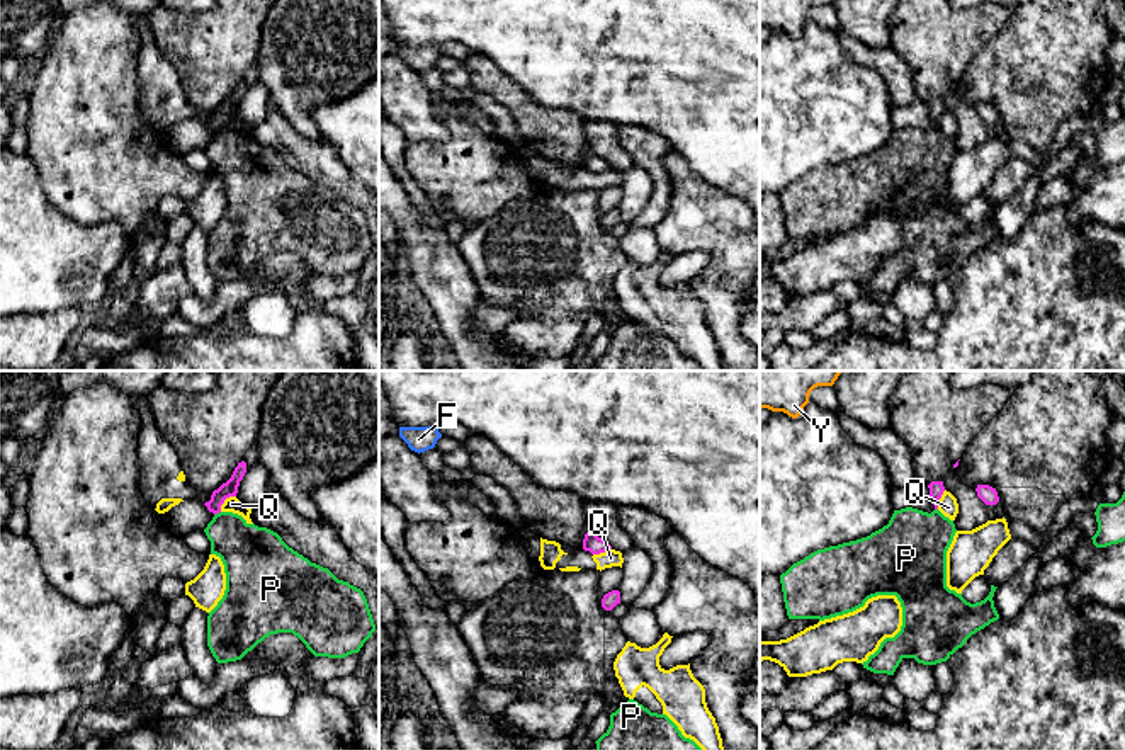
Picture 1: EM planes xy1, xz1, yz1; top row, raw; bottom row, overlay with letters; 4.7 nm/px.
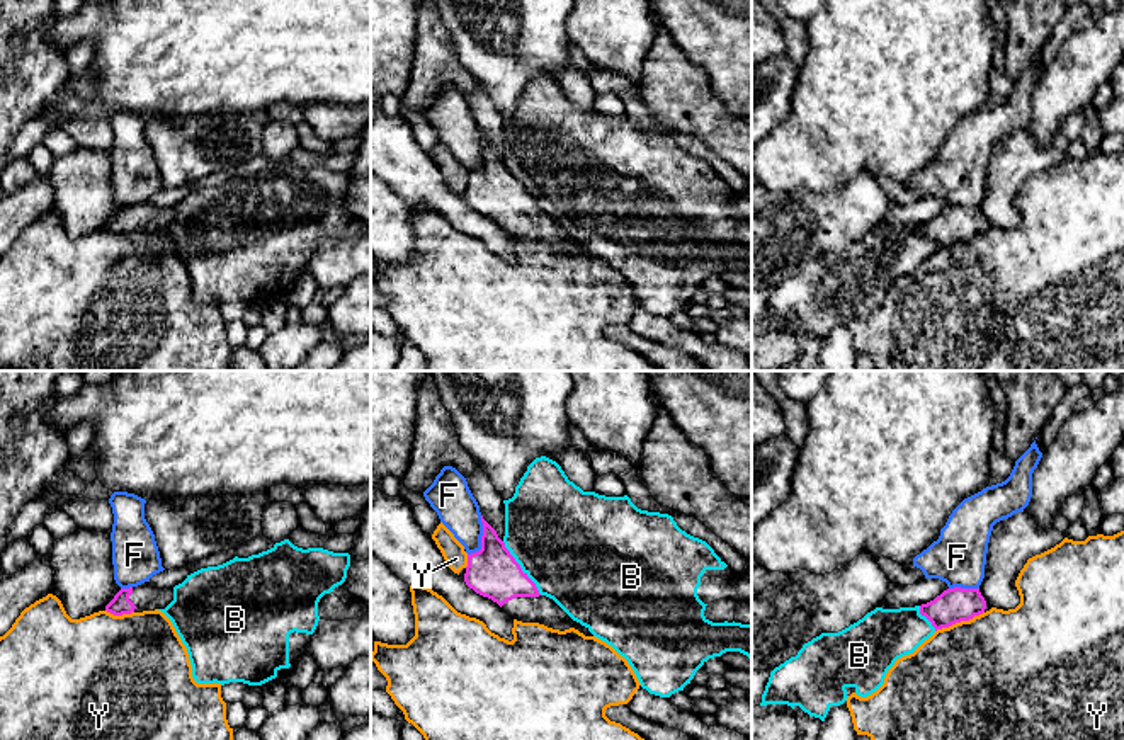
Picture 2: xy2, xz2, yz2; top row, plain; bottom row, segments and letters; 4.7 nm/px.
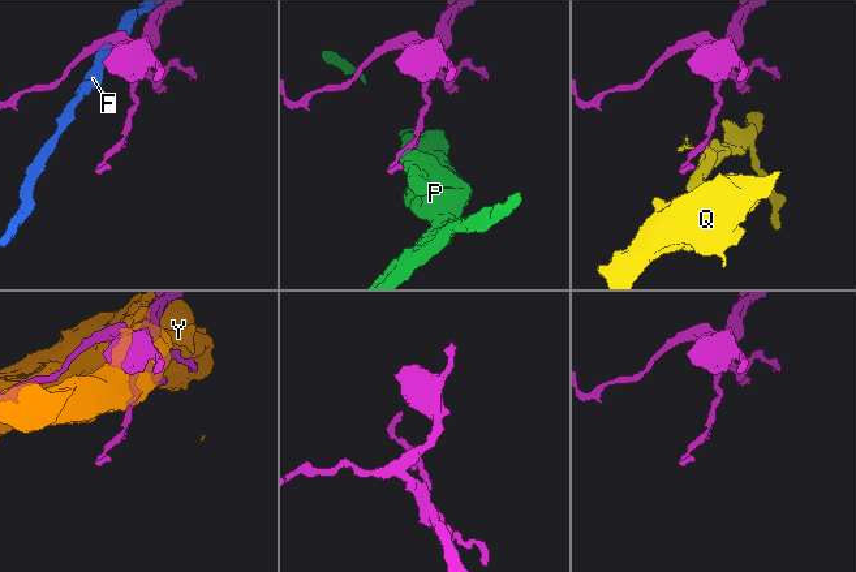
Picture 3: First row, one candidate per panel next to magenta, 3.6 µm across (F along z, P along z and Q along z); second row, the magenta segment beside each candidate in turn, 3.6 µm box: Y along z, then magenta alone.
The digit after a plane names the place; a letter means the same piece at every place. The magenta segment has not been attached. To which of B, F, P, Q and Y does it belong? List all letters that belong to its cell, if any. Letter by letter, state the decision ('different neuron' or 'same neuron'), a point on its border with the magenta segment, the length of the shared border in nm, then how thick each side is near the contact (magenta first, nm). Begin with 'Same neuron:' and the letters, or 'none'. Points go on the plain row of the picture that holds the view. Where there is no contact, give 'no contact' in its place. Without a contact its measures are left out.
Same neuron: none
B: different neuron; contact xz2 (521, 187); length 320 nm; calibres 240 and 480 nm
F: different neuron; contact xz2 (482, 157); length 200 nm; calibres 240 and 190 nm
P: different neuron; contact xy1 (216, 131); length 40 nm; calibres 80 and 260 nm
Q: different neuron; contact xy1 (225, 118); length 110 nm; calibres 80 and 70 nm
Y: different neuron; contact yz2 (959, 240); length 260 nm; calibres 160 and 500 nm

